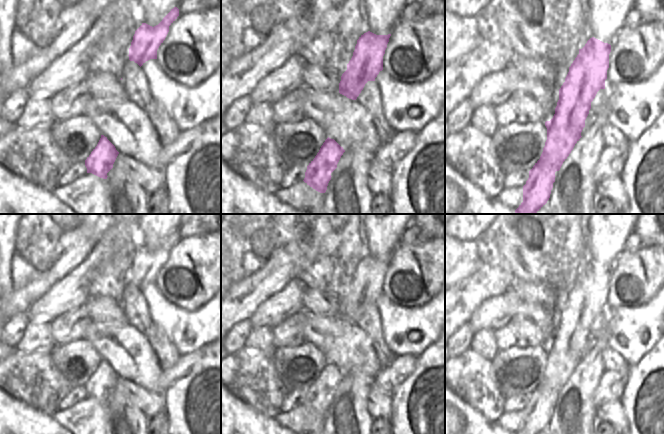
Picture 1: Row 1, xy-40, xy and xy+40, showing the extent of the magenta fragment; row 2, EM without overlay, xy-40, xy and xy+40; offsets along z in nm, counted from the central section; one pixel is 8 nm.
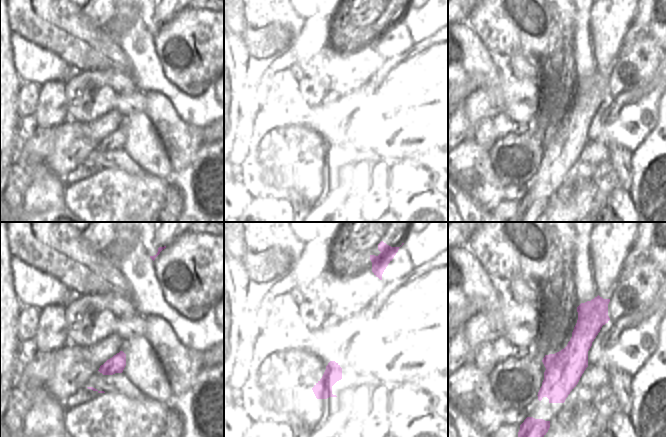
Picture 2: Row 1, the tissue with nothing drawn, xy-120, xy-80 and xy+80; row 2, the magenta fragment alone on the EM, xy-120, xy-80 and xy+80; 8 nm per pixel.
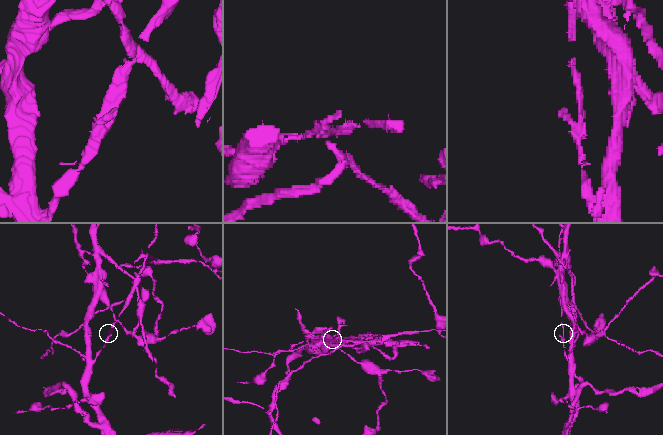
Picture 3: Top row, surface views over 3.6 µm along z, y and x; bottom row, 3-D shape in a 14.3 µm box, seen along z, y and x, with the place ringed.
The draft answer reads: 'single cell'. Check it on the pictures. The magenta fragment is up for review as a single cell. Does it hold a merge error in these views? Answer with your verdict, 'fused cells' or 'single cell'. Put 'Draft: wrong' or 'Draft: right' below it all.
fused cells
Draft: wrong

